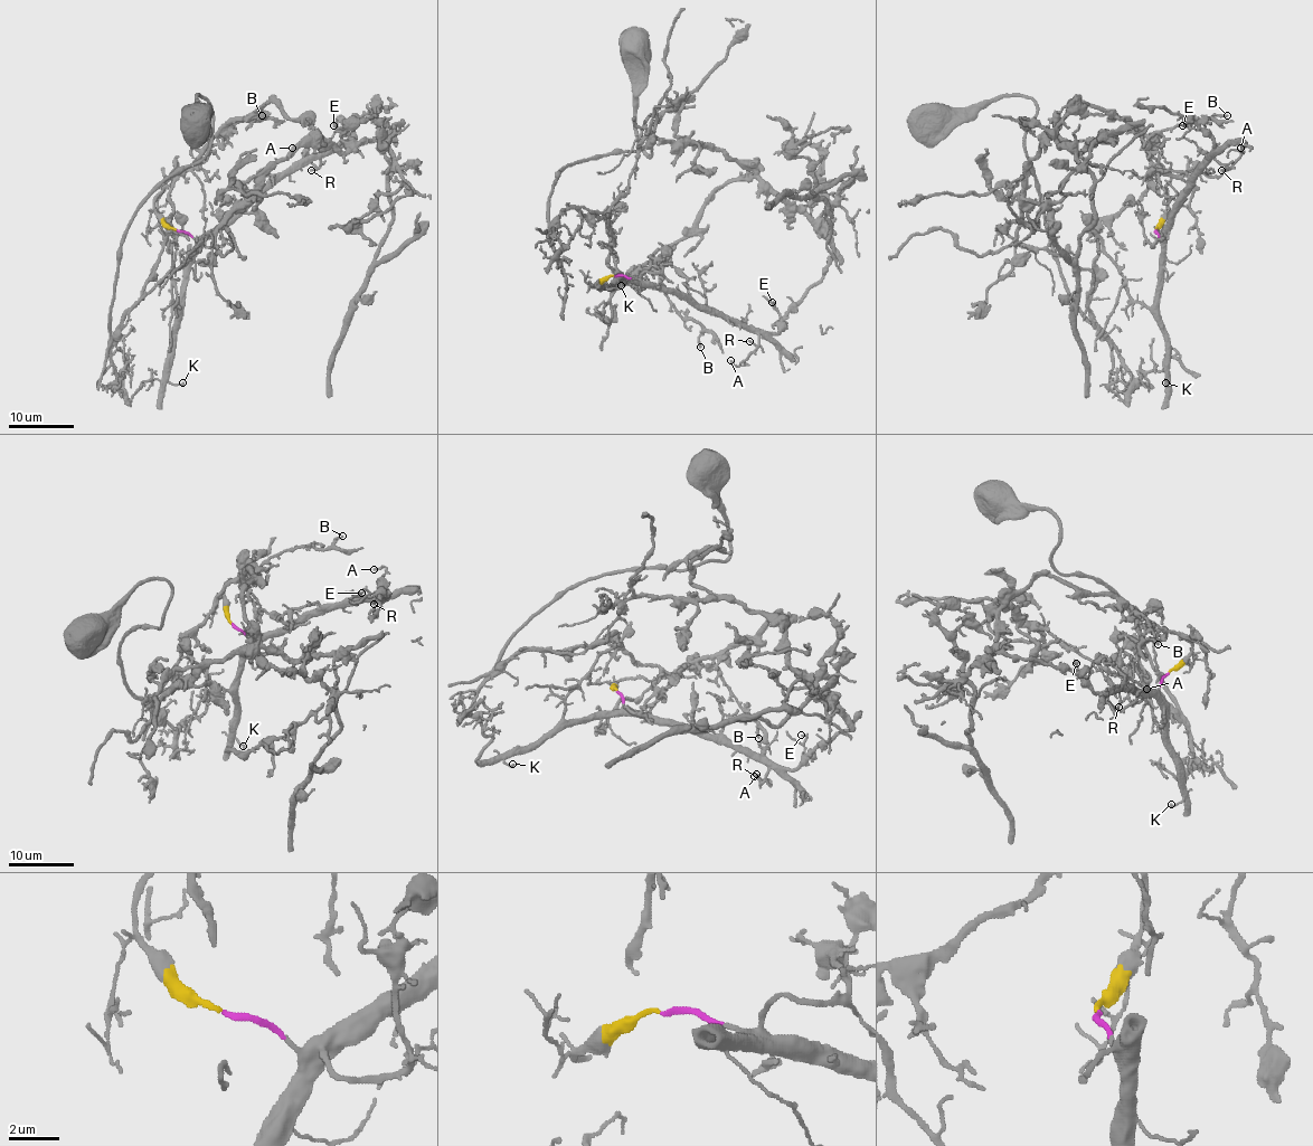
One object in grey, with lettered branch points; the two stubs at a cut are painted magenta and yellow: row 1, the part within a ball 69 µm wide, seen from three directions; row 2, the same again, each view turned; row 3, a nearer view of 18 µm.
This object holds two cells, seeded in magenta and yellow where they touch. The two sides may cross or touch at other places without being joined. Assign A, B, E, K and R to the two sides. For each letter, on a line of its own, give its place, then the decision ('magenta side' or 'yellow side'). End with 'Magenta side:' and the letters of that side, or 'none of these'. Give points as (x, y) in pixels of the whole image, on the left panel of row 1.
A: at (292, 148); magenta side
B: at (262, 115); yellow side
E: at (333, 125); magenta side
K: at (182, 382); magenta side
R: at (311, 170); magenta side
Magenta side: A, E, K, R

